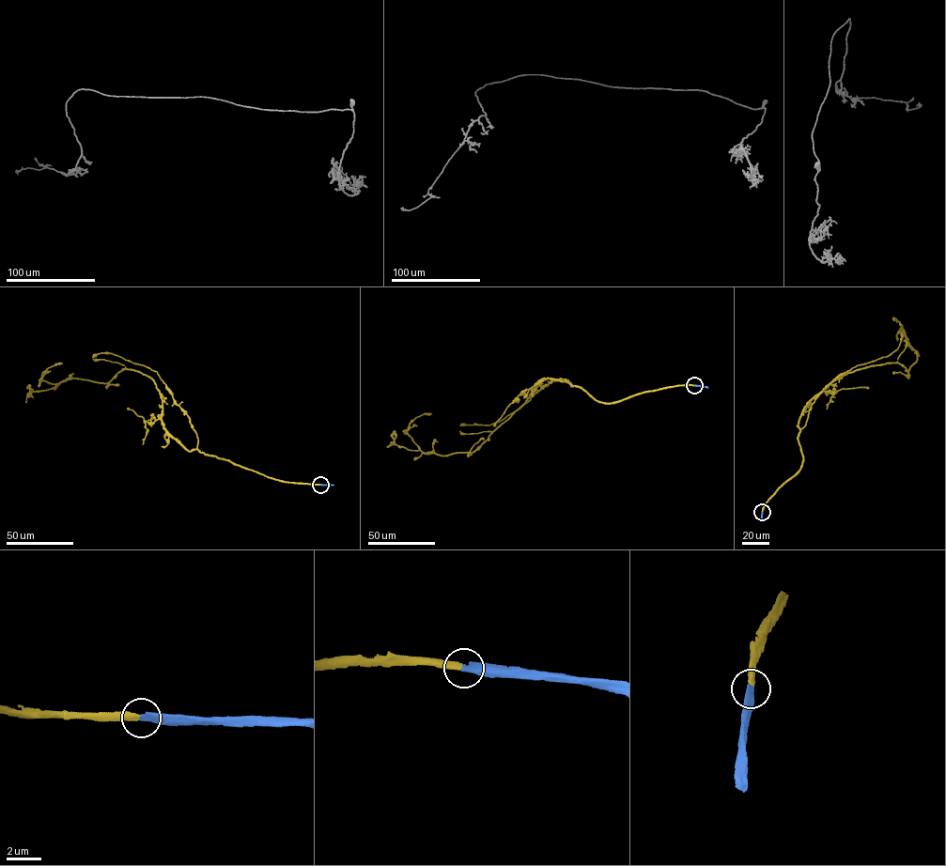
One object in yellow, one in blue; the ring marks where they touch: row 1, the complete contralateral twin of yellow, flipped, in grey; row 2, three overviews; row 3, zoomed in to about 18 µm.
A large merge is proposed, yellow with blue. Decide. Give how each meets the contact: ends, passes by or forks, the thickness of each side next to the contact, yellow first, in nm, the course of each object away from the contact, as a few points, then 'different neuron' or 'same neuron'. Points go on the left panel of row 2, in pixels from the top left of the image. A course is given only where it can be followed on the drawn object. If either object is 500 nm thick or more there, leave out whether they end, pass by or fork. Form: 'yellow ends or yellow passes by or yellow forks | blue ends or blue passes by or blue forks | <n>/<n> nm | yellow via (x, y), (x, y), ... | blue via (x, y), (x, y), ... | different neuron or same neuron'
yellow ends | blue ends | 360/400 nm | yellow via (319, 485), (185, 449), (164, 426), (154, 380), (139, 371), (126, 368), (106, 383), (41, 378), (62, 363) | blue via (319, 485), (333, 485) | same neuron

